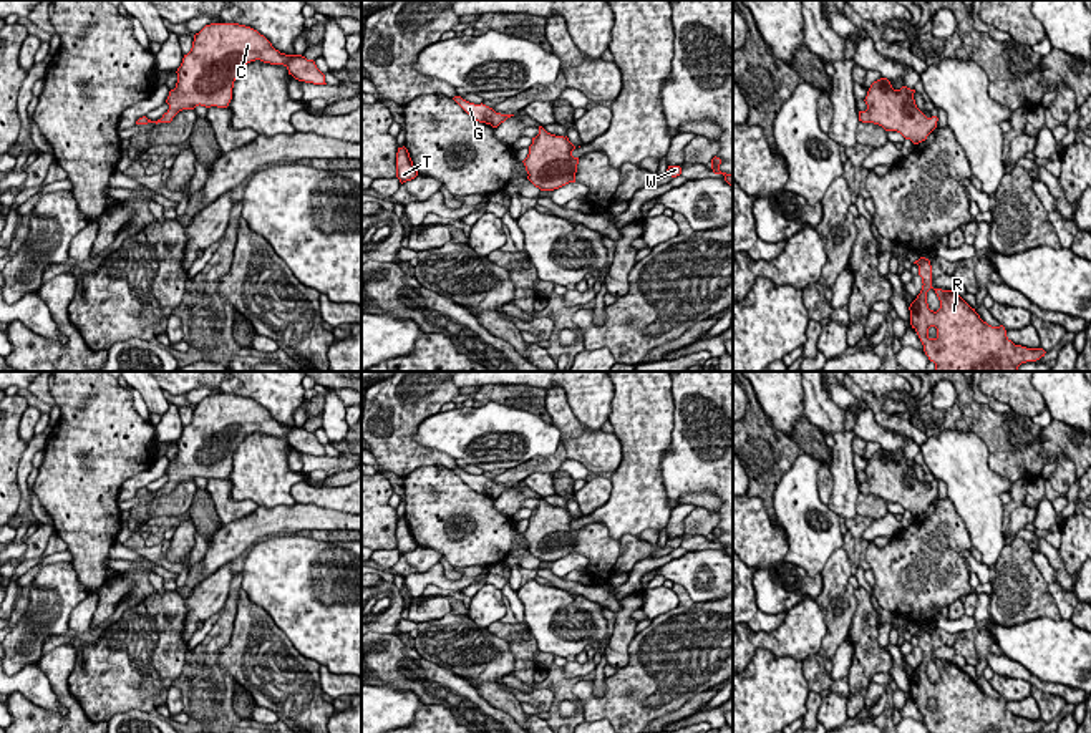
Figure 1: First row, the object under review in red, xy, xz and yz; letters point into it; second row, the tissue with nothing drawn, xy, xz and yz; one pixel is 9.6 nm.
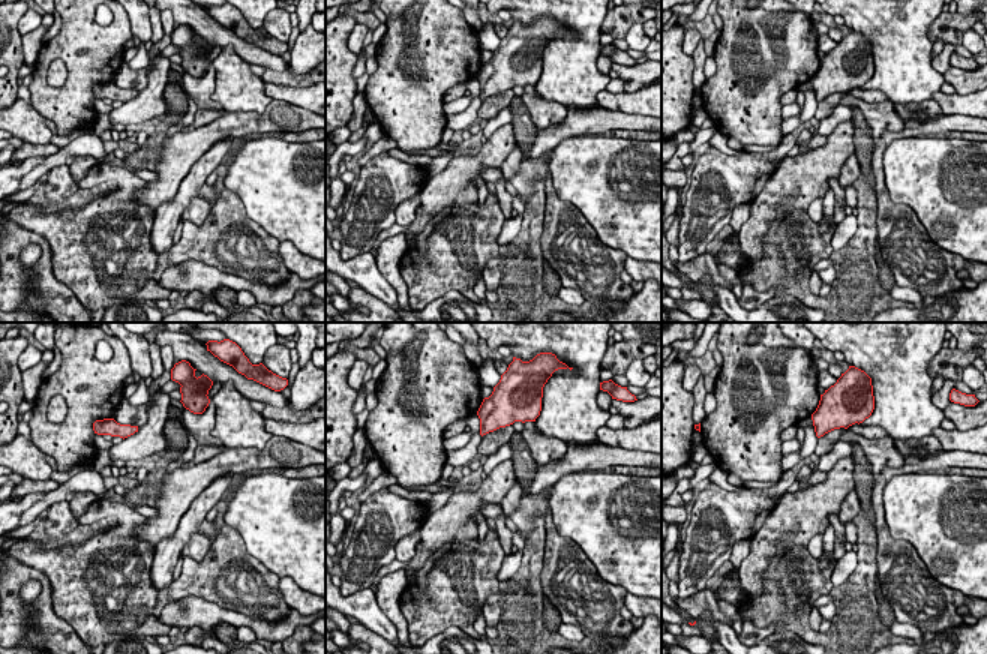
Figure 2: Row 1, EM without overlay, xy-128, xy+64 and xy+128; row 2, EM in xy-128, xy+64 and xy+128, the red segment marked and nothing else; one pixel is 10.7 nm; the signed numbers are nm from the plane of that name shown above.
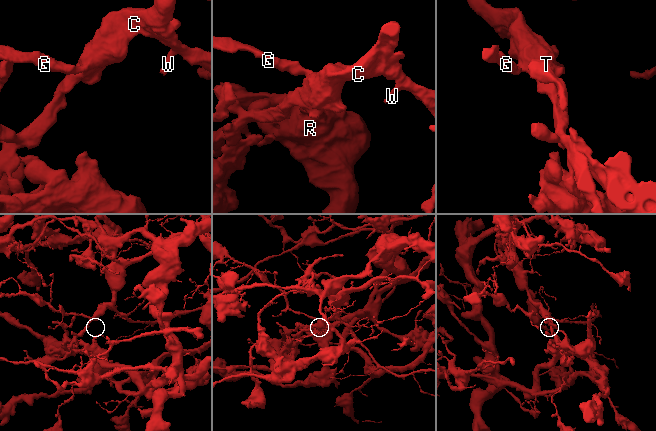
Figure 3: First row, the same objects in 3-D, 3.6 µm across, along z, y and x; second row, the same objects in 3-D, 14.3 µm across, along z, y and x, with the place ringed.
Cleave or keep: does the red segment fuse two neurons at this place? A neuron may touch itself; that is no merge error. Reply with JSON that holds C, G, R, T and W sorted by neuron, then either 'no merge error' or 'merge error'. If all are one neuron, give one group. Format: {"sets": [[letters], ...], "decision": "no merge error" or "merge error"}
{"sets": [["C", "G", "R", "T", "W"]], "decision": "no merge error"}

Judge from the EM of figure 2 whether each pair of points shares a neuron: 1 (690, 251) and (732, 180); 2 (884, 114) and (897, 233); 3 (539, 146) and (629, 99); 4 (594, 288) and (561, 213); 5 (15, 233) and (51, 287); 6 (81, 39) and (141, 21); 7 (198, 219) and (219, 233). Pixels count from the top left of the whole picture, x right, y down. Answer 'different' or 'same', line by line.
1: same
2: same
3: different
4: same
5: same
6: different
7: different

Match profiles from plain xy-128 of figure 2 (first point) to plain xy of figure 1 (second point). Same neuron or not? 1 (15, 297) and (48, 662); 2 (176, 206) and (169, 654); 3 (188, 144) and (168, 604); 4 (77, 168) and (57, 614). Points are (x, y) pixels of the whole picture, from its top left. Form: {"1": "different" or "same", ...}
{"1": "same", "2": "different", "3": "different", "4": "different"}

